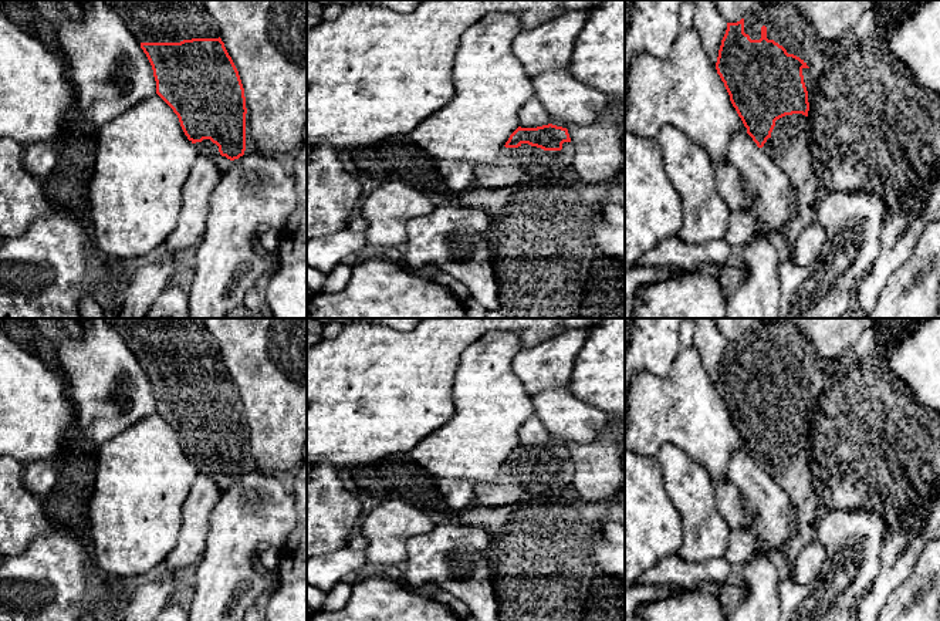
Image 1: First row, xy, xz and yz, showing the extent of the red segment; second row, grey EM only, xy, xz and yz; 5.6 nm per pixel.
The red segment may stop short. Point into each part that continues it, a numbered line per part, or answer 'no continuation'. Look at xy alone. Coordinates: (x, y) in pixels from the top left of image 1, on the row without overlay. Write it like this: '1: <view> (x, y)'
1: xy (149, 338)
2: xy (250, 462)

